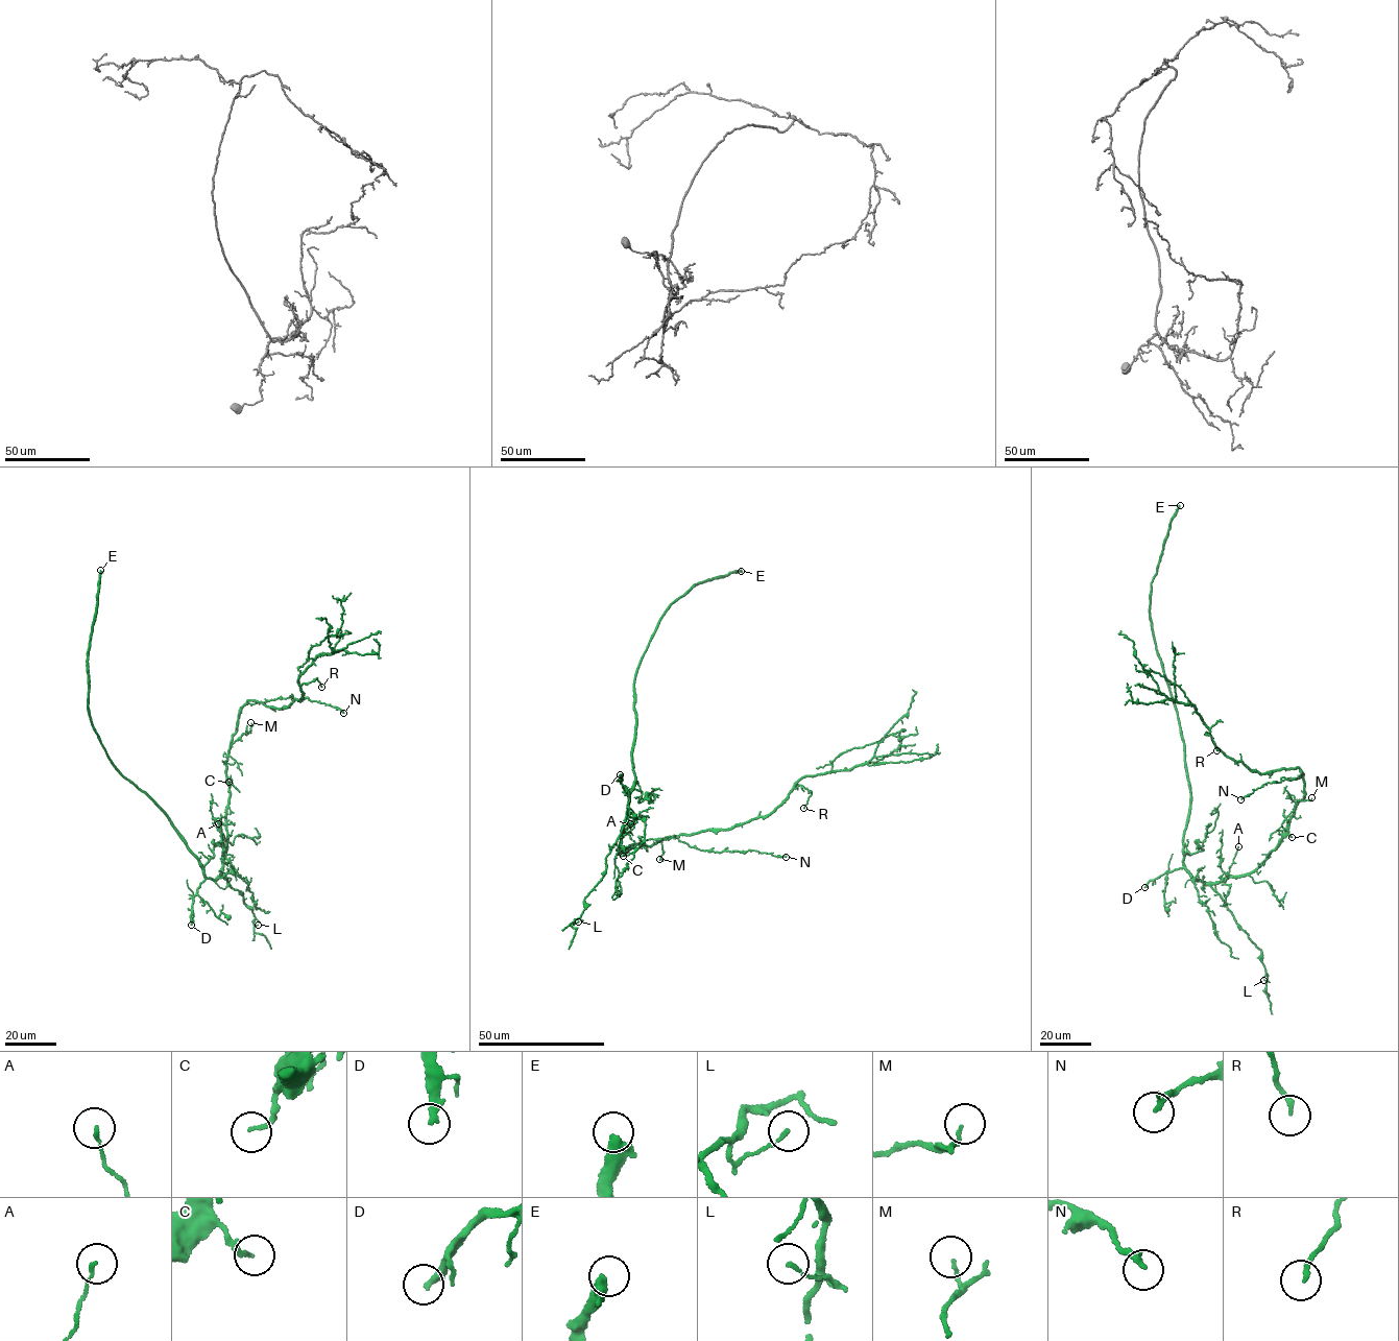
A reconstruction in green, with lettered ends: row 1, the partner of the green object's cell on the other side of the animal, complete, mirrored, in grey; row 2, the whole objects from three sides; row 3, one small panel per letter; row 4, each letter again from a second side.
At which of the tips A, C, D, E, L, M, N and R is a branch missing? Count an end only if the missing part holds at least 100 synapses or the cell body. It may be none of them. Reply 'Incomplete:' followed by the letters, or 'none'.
Incomplete: D, E

